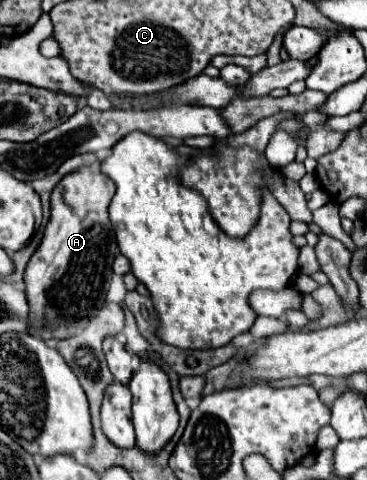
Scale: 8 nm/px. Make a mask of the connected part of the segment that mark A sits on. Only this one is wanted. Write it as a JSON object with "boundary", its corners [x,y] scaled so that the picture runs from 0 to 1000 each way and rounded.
{"boundary":[[[226,348],[226,356],[204,356],[199,365],[177,365],[139,410],[139,456],[123,473],[117,498],[74,548],[68,560],[68,615],[79,631],[79,694],[134,706],[183,706],[210,698],[237,681],[237,673],[270,652],[286,631],[297,590],[302,590],[302,548],[319,531],[313,481],[292,452],[292,431],[313,406],[313,381],[281,365],[275,356],[253,356]]]}

